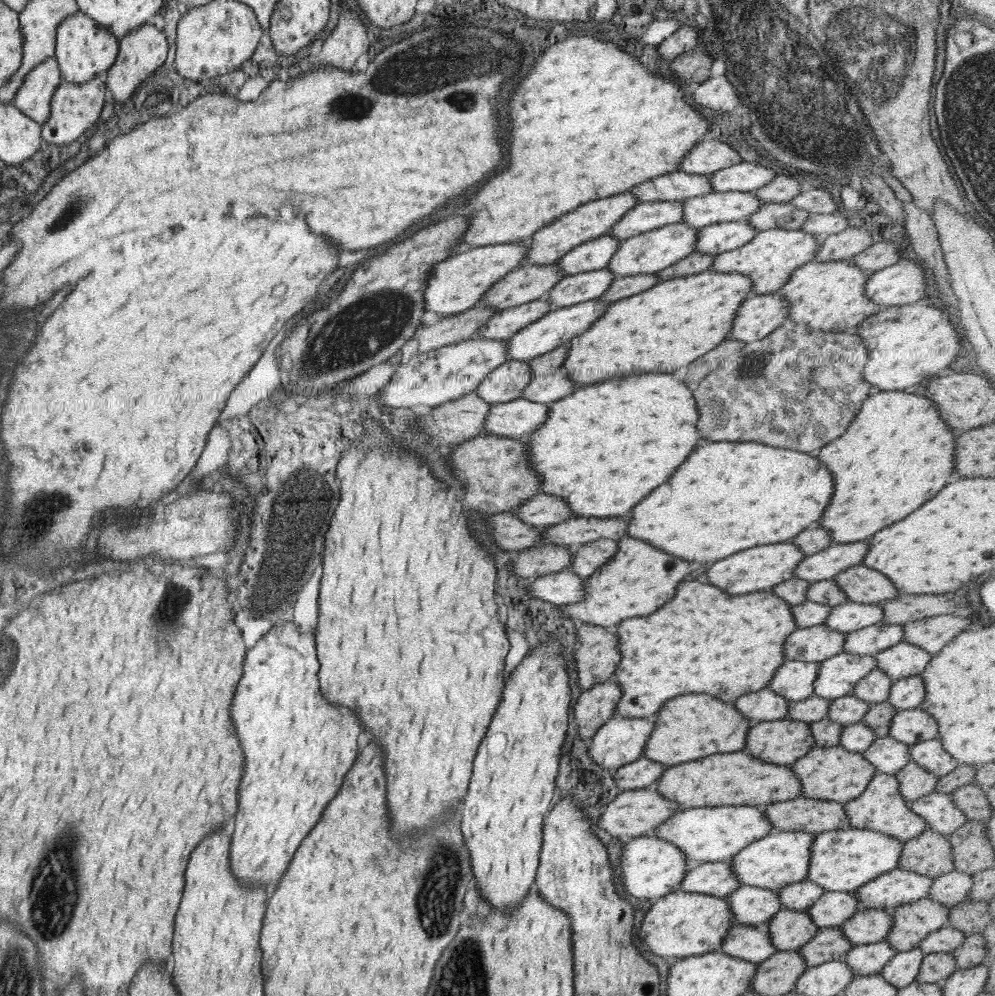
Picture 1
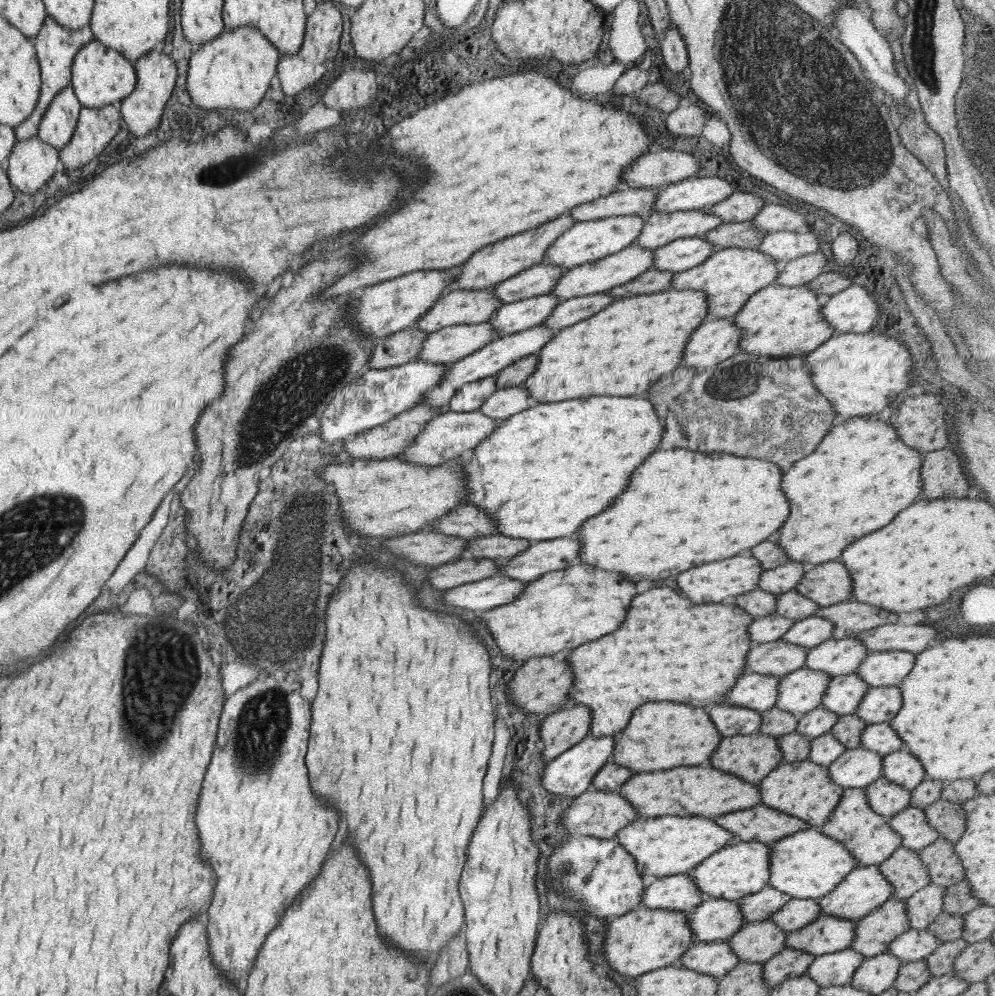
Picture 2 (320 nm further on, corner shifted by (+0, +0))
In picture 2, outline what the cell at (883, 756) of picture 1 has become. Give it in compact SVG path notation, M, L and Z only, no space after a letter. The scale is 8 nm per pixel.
M859 746L845 749L831 764L826 766L828 777L837 786L864 788L882 776L882 756Z

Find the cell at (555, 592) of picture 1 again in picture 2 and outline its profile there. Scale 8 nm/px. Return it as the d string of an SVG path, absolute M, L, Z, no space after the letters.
M495 575L472 583L444 589L441 602L475 612L486 611L506 602L511 602L519 593L523 594L525 582L511 580L505 575Z

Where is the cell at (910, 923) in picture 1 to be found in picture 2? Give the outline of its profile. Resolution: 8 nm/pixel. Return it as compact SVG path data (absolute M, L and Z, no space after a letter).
M889 898L855 921L855 936L850 949L863 957L878 956L886 953L887 946L899 934L910 929L904 899Z

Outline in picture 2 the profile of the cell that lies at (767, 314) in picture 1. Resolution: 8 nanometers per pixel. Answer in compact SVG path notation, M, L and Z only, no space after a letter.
M732 317L706 319L687 337L681 357L681 365L691 366L694 370L713 367L730 356L737 354L740 330L735 326Z

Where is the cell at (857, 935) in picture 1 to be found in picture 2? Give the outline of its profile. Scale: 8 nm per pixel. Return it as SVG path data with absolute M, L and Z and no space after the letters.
M821 913L811 924L788 932L785 948L819 956L850 949L855 936L855 922Z

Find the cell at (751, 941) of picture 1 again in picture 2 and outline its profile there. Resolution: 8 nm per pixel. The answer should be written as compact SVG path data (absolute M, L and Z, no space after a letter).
M714 941L693 943L678 958L675 965L718 979L729 972L737 963L739 960L731 953L727 943Z

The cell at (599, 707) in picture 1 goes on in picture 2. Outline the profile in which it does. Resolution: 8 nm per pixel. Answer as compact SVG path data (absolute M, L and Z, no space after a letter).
M568 705L557 712L542 716L538 724L542 759L553 760L587 736L590 720L589 709L581 705Z

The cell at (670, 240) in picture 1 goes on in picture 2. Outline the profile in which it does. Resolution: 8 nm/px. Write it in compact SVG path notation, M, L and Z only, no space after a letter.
M629 244L629 246L615 254L566 269L550 288L548 294L554 294L558 300L565 301L576 296L589 296L590 294L606 292L610 288L633 280L638 274L651 268L652 252L653 250L651 249L641 249L641 247L635 246L635 244Z

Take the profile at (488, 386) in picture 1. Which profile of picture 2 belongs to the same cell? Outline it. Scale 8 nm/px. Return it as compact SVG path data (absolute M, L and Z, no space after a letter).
M485 377L460 386L450 398L447 410L471 412L478 410L485 399L496 389L494 377Z

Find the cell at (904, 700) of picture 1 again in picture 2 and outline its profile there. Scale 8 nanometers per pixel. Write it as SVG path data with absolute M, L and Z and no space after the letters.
M899 686L870 687L856 706L854 714L865 722L865 726L887 723L901 706Z

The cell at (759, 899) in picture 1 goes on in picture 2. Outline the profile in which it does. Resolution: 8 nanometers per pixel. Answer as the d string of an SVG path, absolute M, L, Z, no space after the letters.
M704 898L686 914L693 943L725 942L746 922L743 921L738 901L721 898Z

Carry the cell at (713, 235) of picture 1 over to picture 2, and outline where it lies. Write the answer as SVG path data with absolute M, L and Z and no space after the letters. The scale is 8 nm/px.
M701 236L683 237L653 249L652 266L661 272L677 273L701 264L715 251Z

